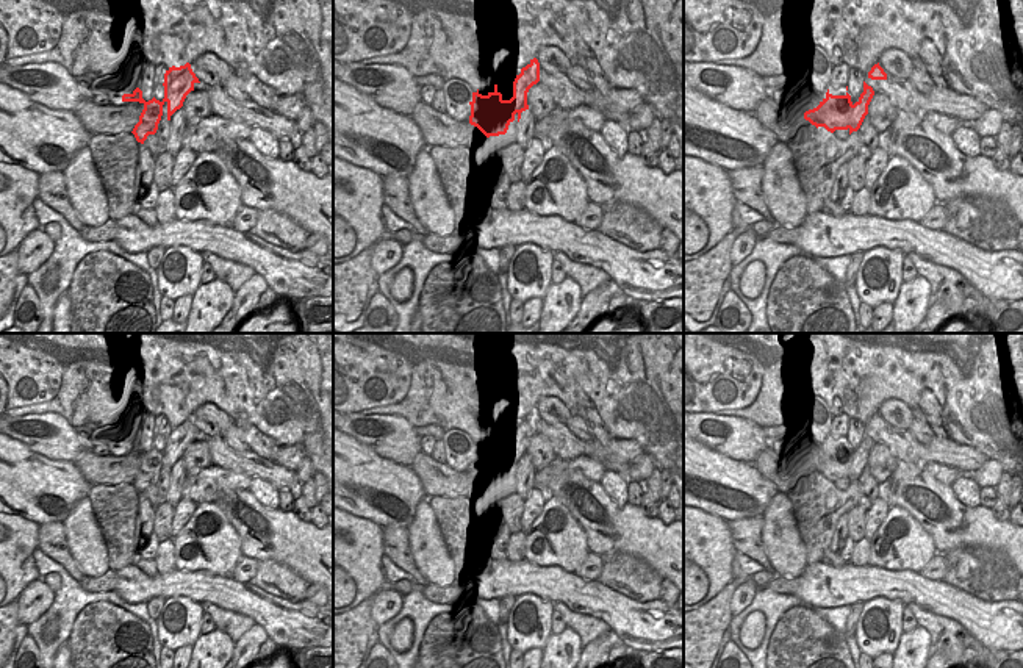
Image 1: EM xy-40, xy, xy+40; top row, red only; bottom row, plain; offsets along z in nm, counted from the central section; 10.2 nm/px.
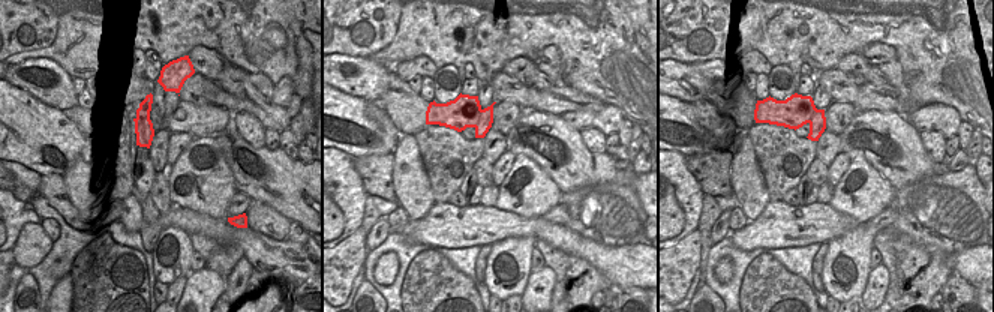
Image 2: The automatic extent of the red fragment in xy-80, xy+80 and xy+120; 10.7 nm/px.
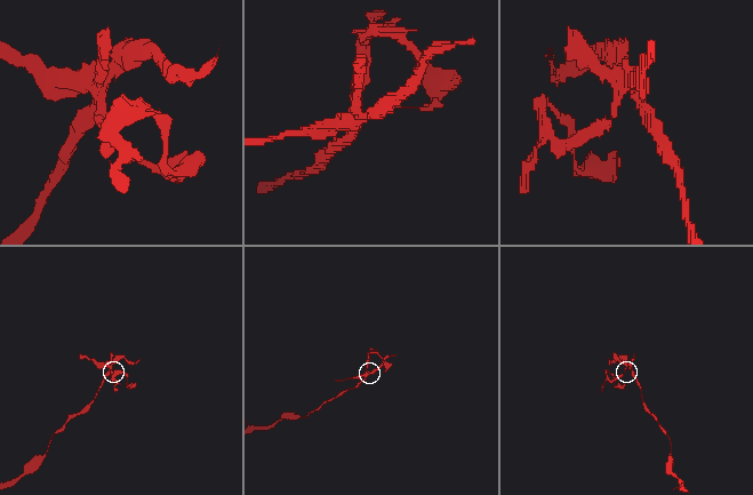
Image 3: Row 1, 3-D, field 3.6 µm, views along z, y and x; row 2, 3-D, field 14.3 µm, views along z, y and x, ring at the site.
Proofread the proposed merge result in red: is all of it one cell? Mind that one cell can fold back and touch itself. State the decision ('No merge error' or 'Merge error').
Merge error.

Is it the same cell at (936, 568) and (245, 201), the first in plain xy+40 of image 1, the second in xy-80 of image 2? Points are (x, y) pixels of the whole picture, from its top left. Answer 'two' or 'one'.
one

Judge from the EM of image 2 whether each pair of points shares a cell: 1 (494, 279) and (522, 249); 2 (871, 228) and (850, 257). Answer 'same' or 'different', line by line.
1: same
2: same

